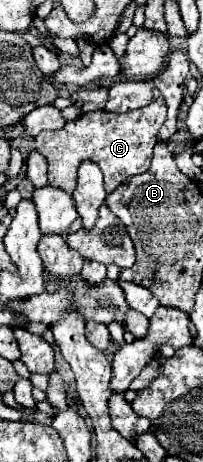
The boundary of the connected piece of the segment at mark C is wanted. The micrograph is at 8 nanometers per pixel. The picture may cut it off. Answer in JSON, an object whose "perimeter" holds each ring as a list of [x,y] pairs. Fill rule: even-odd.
{"perimeter":[[[156,93],[152,103],[132,113],[108,113],[92,111],[82,113],[78,119],[68,121],[58,131],[42,131],[36,137],[36,151],[48,161],[48,183],[52,187],[72,193],[77,185],[77,170],[82,161],[94,161],[104,173],[106,193],[112,193],[122,181],[132,175],[148,171],[152,161],[152,149],[156,145],[156,133],[166,121],[164,97]]]}

